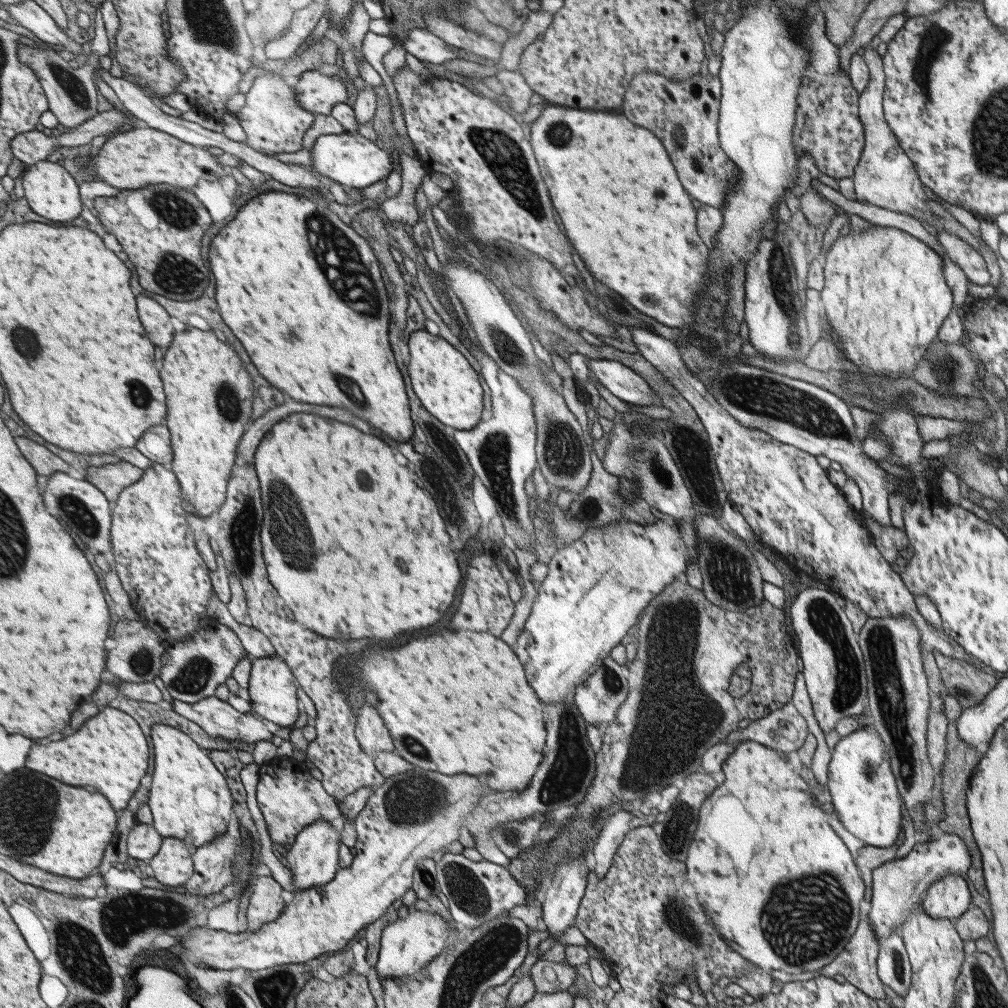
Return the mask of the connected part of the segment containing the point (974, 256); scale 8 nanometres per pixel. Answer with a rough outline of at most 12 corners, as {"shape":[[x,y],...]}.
{"shape":[[943,228],[937,242],[968,281],[989,284],[977,250]]}

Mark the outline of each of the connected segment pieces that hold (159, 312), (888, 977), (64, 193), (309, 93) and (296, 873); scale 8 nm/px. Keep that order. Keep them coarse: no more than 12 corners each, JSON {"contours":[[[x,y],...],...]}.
{"contours":[[[139,296],[139,314],[151,342],[163,350],[174,342],[162,303]],[[879,937],[877,976],[902,997],[911,981],[903,940]],[[60,162],[22,175],[31,210],[69,222],[83,212],[79,183]],[[305,72],[295,90],[298,102],[316,115],[331,115],[347,102],[339,77]],[[329,821],[299,832],[286,853],[294,886],[335,880],[342,842]]]}

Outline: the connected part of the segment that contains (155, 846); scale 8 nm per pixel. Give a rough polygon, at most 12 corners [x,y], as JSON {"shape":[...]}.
{"shape":[[139,823],[127,837],[129,856],[151,860],[163,845],[153,825]]}

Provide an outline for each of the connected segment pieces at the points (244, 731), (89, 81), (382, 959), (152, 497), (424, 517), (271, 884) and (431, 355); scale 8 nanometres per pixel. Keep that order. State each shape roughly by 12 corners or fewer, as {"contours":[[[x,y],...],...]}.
{"contours":[[[215,695],[171,708],[227,742],[279,742],[265,720]],[[21,44],[34,68],[50,111],[74,130],[99,114],[95,69],[63,58],[55,46]],[[409,908],[381,929],[377,977],[404,978],[439,956],[451,923]],[[178,475],[123,489],[111,555],[145,625],[191,641],[217,623]],[[291,414],[263,557],[327,638],[435,624],[461,574],[389,446]],[[259,876],[247,930],[277,920],[285,908],[281,884]],[[412,332],[407,372],[441,424],[478,424],[483,390],[441,337]]]}

